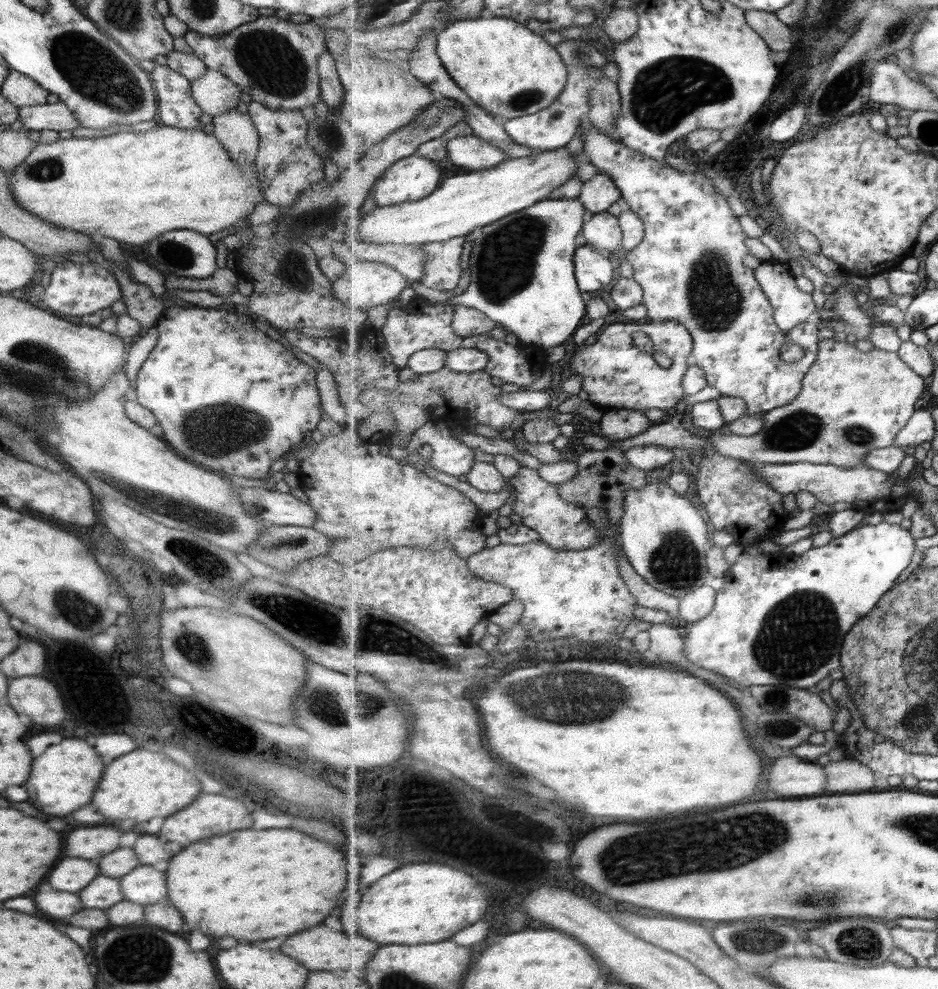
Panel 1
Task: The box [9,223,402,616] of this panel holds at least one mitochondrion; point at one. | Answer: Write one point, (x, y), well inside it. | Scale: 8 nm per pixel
(218, 433)

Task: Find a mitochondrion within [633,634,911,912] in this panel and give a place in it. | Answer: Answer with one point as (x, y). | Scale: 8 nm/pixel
(743, 840)

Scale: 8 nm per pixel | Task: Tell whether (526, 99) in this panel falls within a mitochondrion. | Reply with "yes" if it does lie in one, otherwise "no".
yes

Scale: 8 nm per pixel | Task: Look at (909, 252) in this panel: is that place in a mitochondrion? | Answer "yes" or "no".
no

